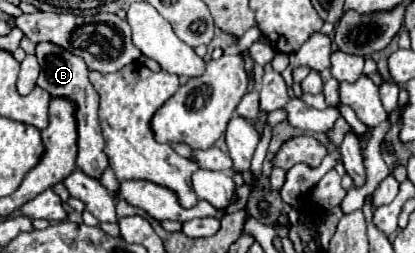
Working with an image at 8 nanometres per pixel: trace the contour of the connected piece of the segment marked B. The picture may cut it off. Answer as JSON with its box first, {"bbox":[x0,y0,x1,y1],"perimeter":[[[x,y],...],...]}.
{"bbox":[36,42,108,178],"perimeter":[[[42,42],[36,46],[36,58],[42,68],[36,84],[44,88],[52,98],[64,98],[76,104],[76,130],[78,130],[76,166],[90,178],[100,178],[104,168],[108,166],[108,158],[104,154],[104,138],[98,122],[98,92],[88,82],[88,66],[84,64],[82,58],[50,42]]]}

